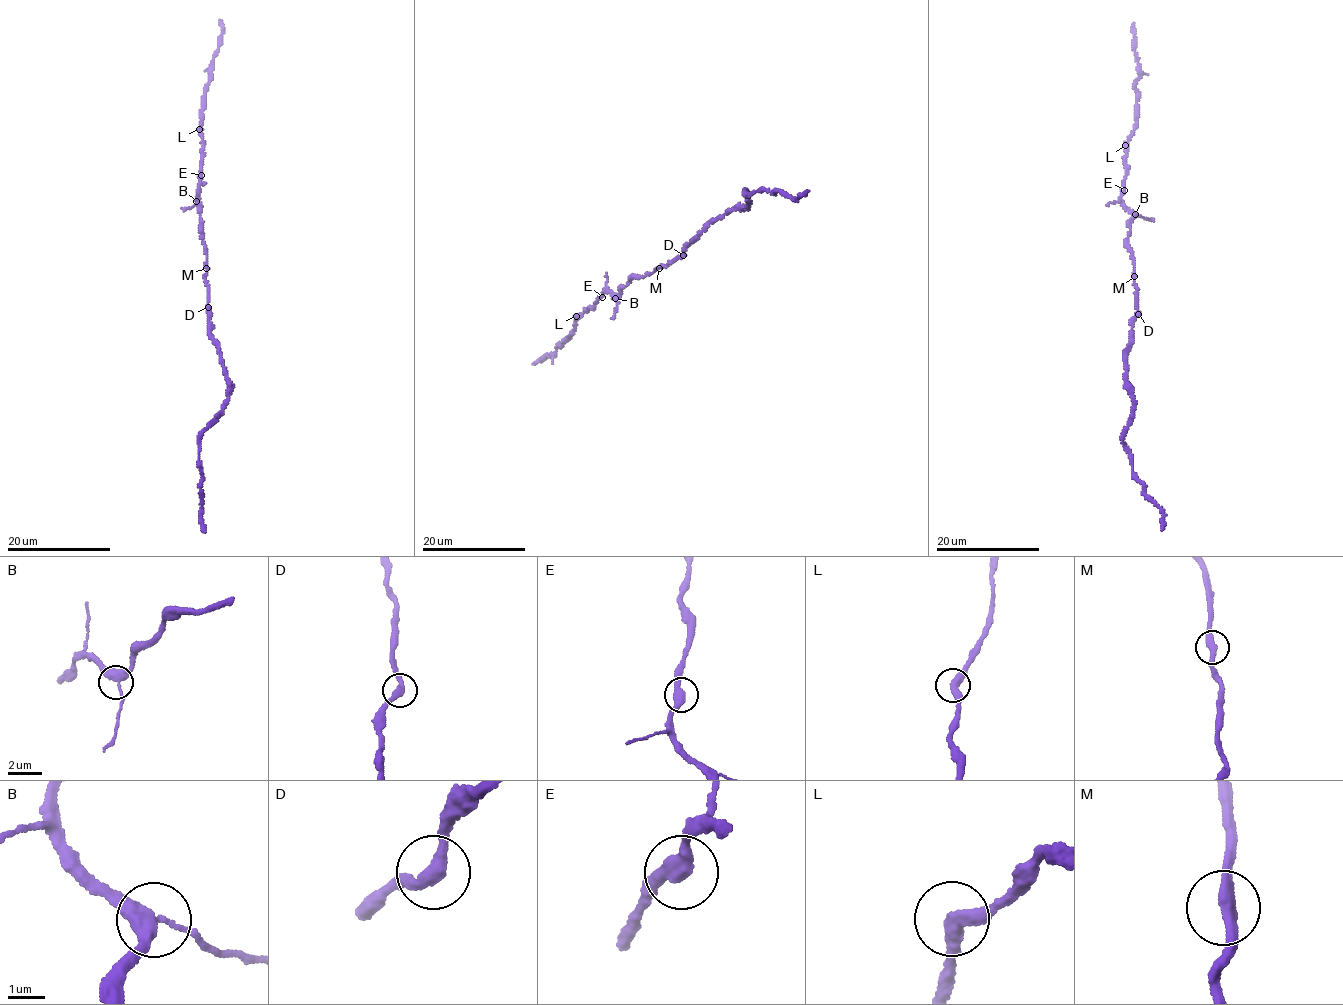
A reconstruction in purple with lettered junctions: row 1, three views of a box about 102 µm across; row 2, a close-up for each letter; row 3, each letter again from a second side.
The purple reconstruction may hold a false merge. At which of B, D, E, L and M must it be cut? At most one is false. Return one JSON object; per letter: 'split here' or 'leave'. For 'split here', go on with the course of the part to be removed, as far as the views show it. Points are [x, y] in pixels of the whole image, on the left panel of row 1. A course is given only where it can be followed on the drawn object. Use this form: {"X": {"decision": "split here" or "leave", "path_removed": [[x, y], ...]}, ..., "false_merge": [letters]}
{"B": {"decision": "leave"}, "D": {"decision": "leave"}, "E": {"decision": "leave"}, "L": {"decision": "leave"}, "M": {"decision": "leave"}, "false_merge": []}

